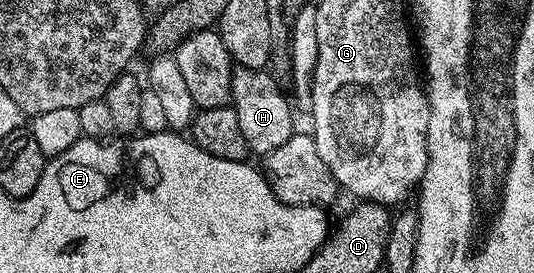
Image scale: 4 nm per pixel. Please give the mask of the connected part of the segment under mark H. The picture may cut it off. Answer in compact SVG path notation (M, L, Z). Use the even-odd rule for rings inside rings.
M237 66L231 80L231 105L235 116L239 116L239 132L243 132L243 140L249 145L249 154L264 156L279 144L287 144L287 140L295 133L293 126L293 110L281 92L282 87L273 79L268 69L252 70L246 66Z

